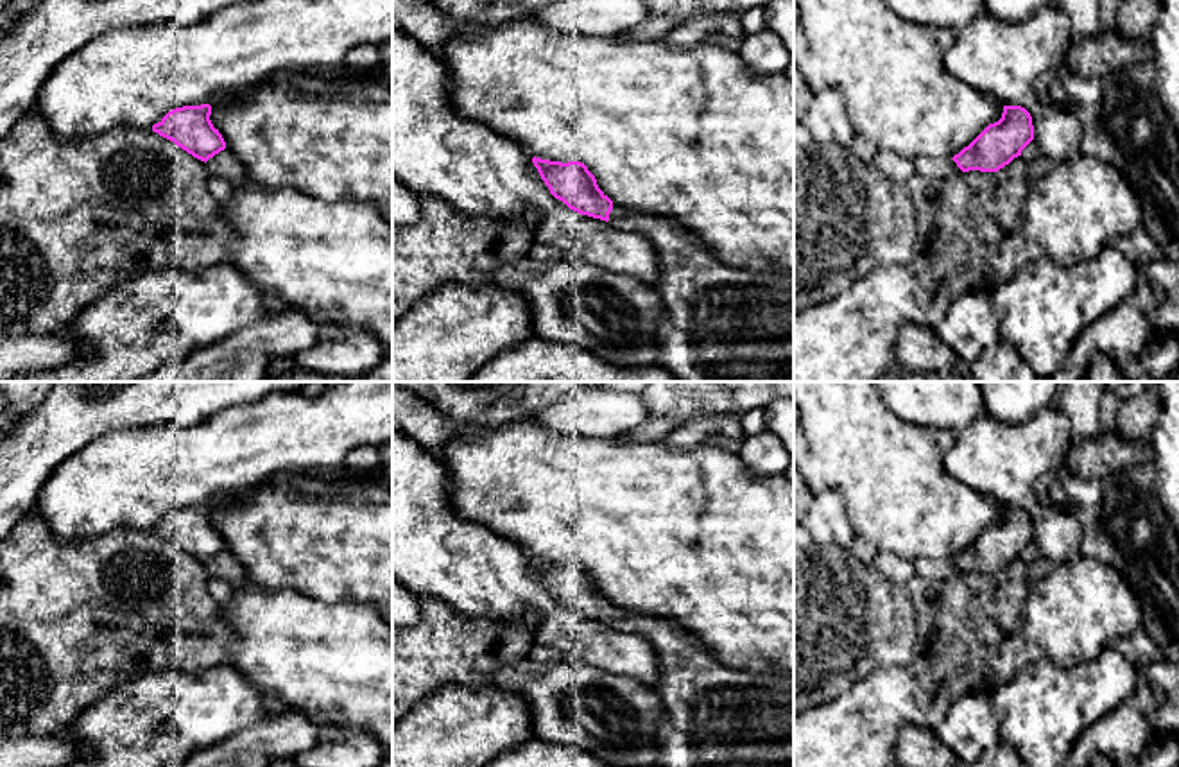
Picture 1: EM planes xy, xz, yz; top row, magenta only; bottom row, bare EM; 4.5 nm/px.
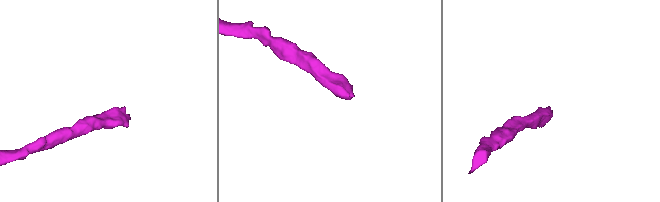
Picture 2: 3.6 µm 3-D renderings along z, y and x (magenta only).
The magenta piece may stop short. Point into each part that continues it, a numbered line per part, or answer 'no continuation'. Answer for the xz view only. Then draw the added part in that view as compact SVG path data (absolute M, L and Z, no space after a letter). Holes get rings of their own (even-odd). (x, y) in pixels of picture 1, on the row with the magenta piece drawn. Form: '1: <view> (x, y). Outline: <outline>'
1: xz (719, 323). Outline: M613 204L607 224L641 235L654 249L658 276L649 287L663 303L658 366L677 382L794 382L794 274L729 267L661 215Z

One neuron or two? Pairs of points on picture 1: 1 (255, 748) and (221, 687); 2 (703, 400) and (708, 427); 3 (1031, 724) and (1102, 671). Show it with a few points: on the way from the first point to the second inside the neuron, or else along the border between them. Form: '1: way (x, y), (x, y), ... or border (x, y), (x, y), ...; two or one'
1: border (267, 715), (217, 744), (205, 746); two
2: border (739, 416), (708, 414), (674, 429); two
3: way (1049, 706), (1077, 698), (1086, 689); one

